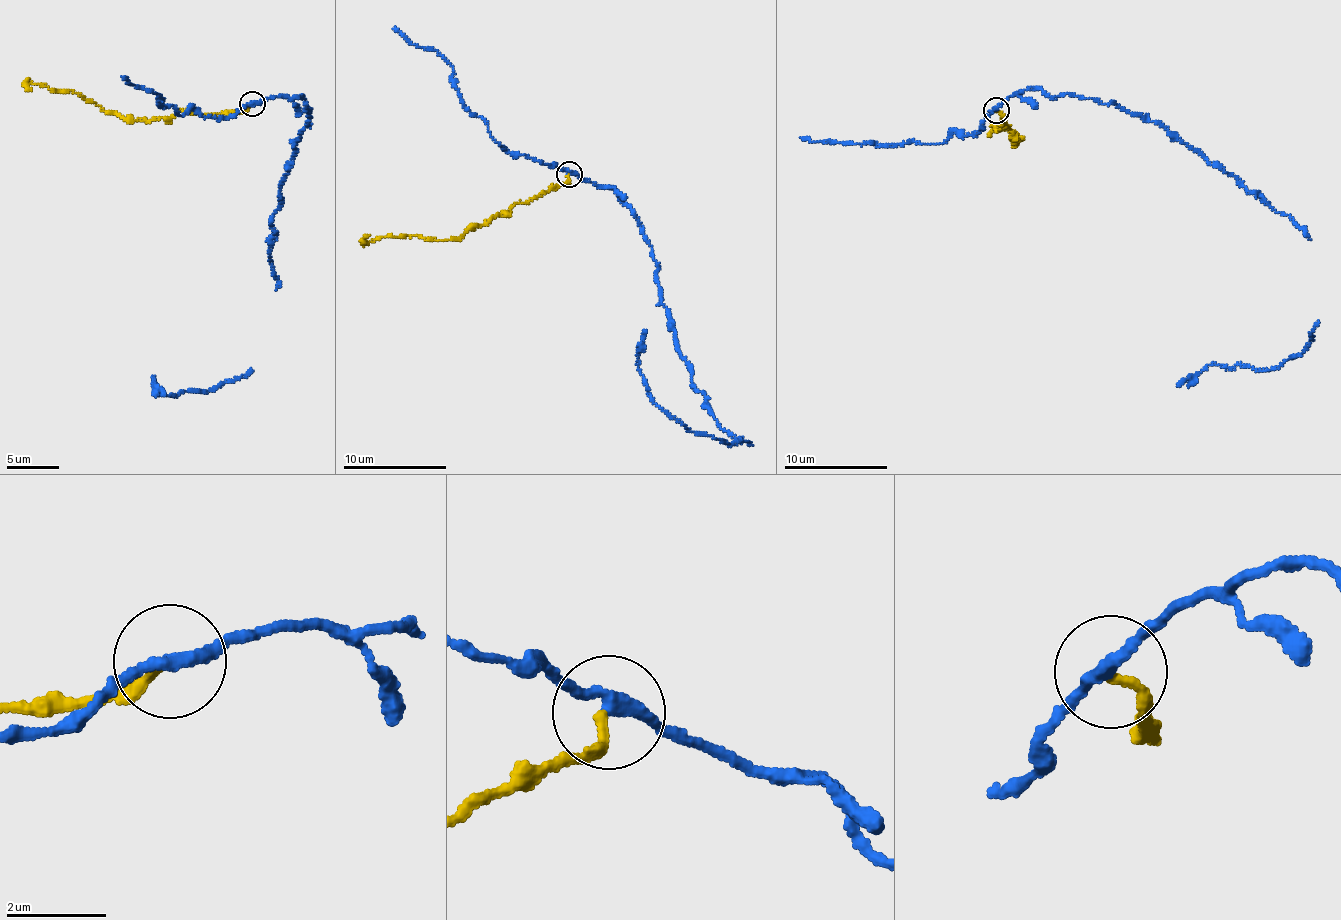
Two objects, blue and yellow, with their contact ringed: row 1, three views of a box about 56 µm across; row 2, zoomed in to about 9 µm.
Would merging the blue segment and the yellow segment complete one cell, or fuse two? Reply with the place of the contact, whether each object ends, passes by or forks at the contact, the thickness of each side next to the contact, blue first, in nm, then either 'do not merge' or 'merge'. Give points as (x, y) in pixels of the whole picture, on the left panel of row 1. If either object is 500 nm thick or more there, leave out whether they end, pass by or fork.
place (252, 104); blue passes by; yellow ends; calibres 240 and 220 nm; do not merge

